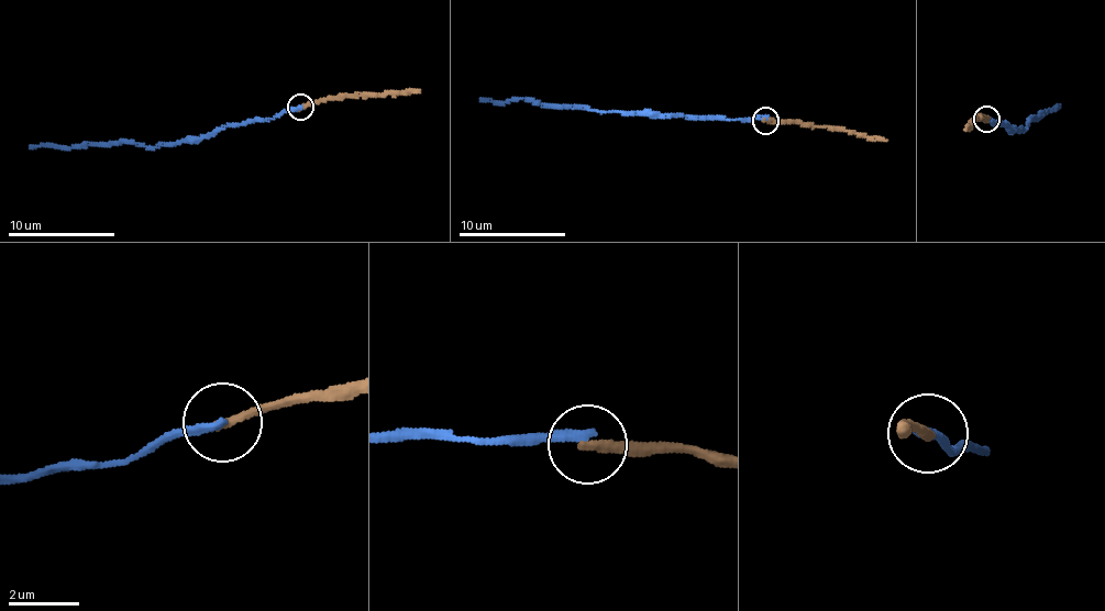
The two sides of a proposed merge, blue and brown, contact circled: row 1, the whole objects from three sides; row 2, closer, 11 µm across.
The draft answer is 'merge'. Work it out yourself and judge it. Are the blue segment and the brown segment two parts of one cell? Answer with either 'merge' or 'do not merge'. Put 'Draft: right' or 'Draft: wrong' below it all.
do not merge
Draft: wrong

